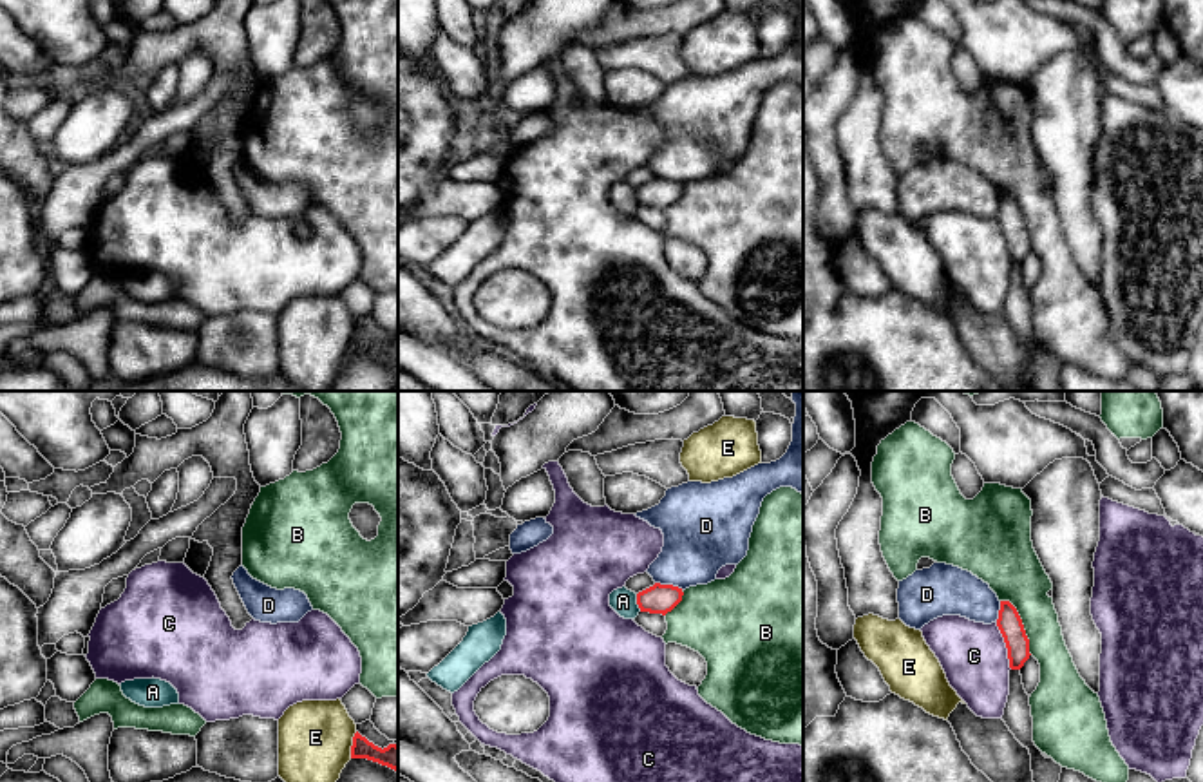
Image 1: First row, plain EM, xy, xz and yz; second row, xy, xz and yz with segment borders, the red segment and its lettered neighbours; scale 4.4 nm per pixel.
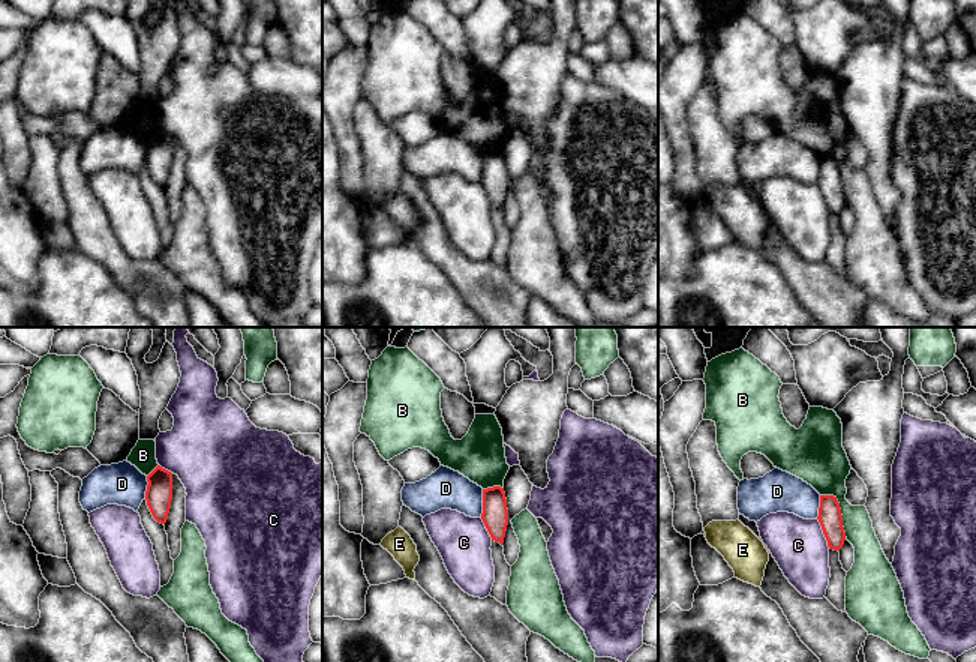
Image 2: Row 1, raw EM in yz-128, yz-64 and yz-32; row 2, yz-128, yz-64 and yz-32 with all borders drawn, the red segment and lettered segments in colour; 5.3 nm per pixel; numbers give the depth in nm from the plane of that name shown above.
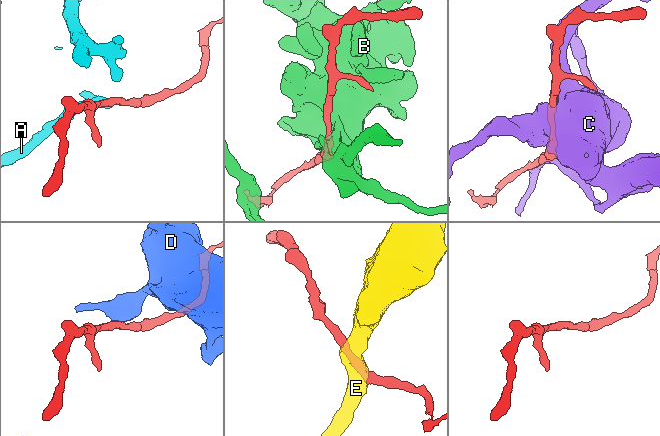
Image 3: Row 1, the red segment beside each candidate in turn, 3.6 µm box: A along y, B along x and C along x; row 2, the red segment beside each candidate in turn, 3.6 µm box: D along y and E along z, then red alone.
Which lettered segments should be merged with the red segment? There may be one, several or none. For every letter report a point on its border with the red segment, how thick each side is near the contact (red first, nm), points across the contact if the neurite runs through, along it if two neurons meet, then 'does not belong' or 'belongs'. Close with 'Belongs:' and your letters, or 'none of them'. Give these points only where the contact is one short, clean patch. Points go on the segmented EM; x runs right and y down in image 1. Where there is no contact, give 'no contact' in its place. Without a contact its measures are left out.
A: meets red in xz at (637, 603); 130 nm thick on the red side, 110 nm on the other; border along xz (635, 594), (635, 603), (641, 610); does not belong
B: meets red in yz at (1023, 625); 110 nm thick on the red side, 260 nm on the other; does not belong
C: meets red in yz at (1006, 647); 110 nm thick on the red side, 300 nm on the other; does not belong
D: meets red in xz at (670, 585); 130 nm thick on the red side, 320 nm on the other; border along xz (655, 581), (682, 589); does not belong
E: meets red in xy at (353, 744); 110 nm thick on the red side, 320 nm on the other; border along xy (357, 732), (350, 757); does not belong
Belongs: none of them

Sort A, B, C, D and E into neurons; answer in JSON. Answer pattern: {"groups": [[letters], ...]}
{"groups": [["A"], ["B"], ["C"], ["D"], ["E"]]}

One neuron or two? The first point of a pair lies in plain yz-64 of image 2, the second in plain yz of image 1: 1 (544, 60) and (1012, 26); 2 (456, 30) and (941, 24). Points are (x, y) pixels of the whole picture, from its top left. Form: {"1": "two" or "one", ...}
{"1": "two", "2": "one"}

